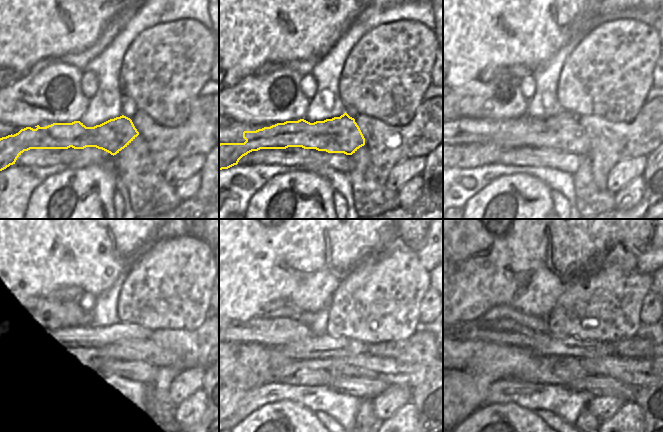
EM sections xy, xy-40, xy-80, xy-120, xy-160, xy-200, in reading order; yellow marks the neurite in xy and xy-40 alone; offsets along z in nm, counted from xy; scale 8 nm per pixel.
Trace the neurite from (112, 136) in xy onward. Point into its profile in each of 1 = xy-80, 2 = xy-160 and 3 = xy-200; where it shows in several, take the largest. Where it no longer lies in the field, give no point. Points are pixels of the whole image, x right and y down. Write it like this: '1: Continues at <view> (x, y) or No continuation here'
1: Continues at xy-80 (563, 132)
2: Continues at xy-160 (320, 371)
3: Continues at xy-200 (550, 370)

